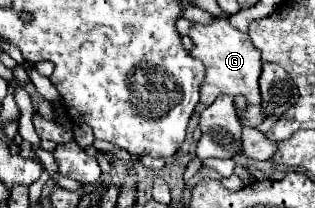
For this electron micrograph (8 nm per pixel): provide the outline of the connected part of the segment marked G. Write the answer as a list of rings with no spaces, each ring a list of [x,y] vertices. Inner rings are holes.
[[[216,17],[216,21],[212,21],[210,25],[194,25],[188,35],[194,41],[192,55],[200,59],[206,67],[206,79],[202,83],[200,103],[208,107],[220,95],[230,95],[230,97],[242,95],[246,97],[248,107],[240,109],[238,117],[244,127],[258,127],[266,119],[264,109],[260,109],[260,87],[258,87],[258,79],[262,73],[262,59],[260,51],[250,43],[248,33],[234,29],[226,17]]]

